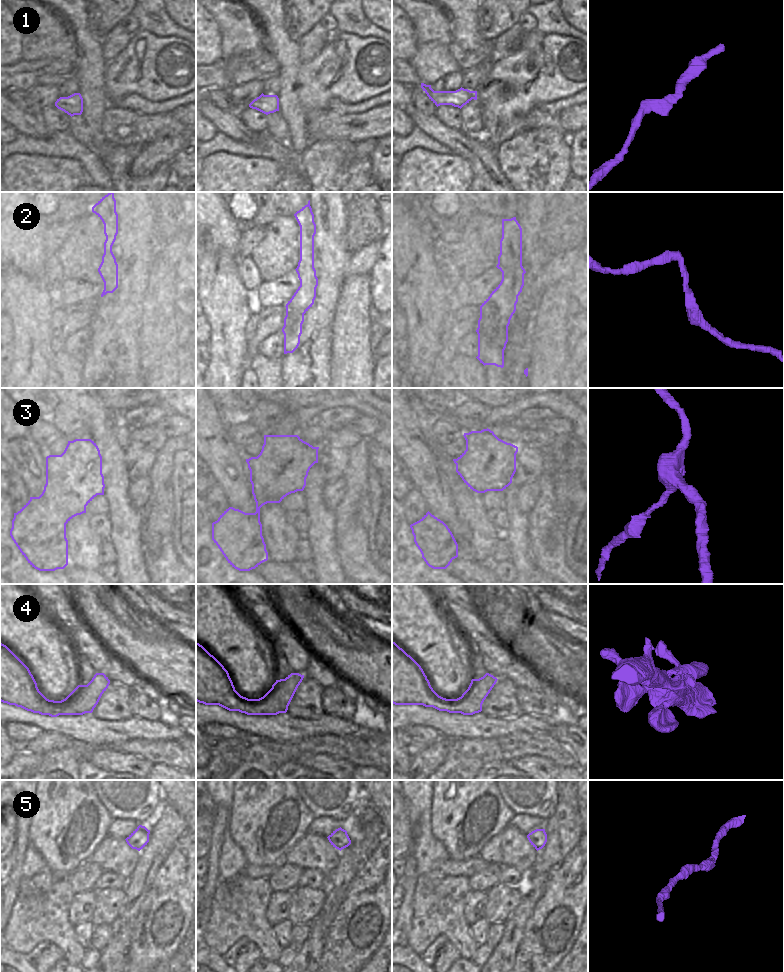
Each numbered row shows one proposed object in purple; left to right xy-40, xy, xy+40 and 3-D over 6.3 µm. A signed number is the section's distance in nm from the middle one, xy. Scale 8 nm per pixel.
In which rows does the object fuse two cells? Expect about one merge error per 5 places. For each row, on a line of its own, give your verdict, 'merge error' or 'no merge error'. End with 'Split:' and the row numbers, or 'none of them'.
1: no merge error
2: no merge error
3: no merge error
4: no merge error
5: no merge error
Split: none of them

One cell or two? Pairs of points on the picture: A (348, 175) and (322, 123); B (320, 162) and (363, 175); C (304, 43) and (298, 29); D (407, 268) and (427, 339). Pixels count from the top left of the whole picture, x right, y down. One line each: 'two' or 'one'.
A: two
B: one
C: two
D: one

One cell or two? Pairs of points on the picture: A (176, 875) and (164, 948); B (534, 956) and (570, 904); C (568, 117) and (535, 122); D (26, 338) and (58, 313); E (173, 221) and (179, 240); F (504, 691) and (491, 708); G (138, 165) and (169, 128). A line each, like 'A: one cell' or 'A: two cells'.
A: one cell
B: one cell
C: one cell
D: two cells
E: two cells
F: one cell
G: two cells

